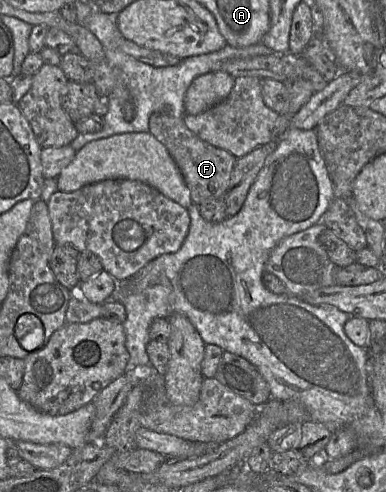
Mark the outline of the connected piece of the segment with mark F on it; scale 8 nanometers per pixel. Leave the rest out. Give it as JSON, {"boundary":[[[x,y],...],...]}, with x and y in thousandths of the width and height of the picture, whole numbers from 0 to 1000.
{"boundary":[[[399,228],[386,240],[386,266],[420,291],[464,341],[492,388],[497,411],[518,417],[570,404],[585,390],[614,321],[591,307],[518,283],[479,254],[472,238],[456,240]]]}

